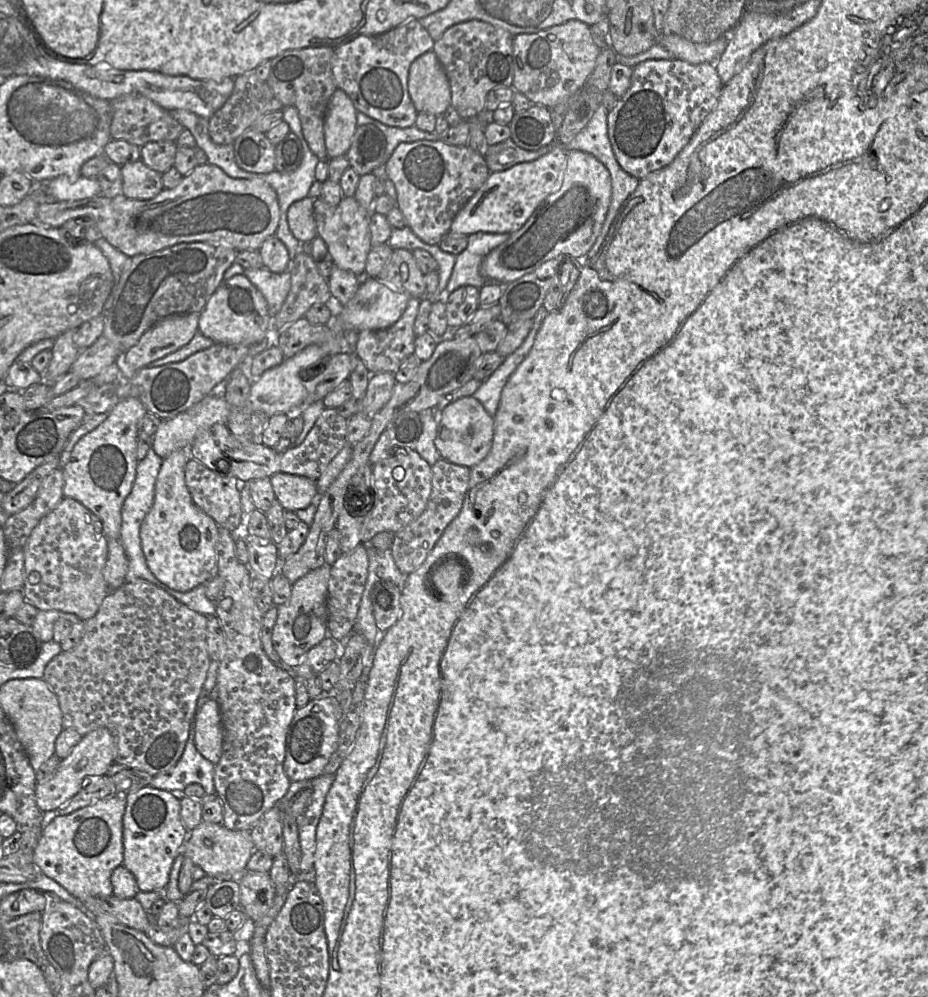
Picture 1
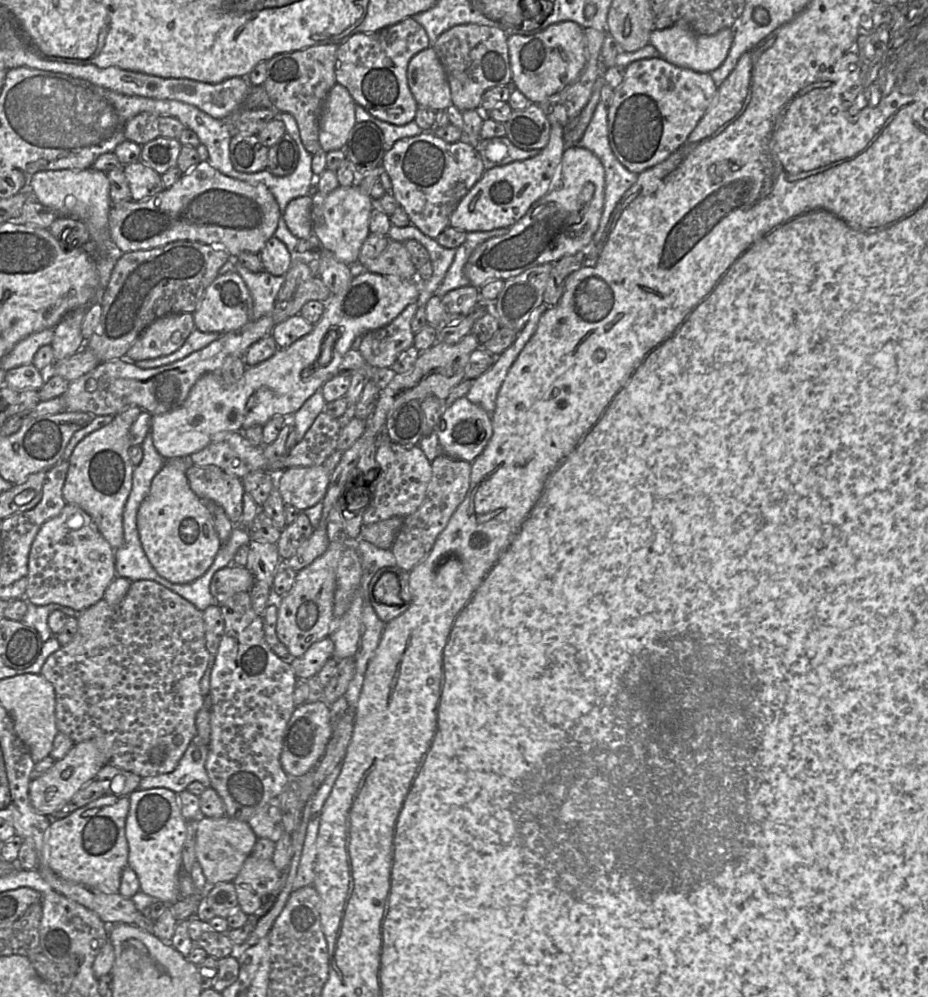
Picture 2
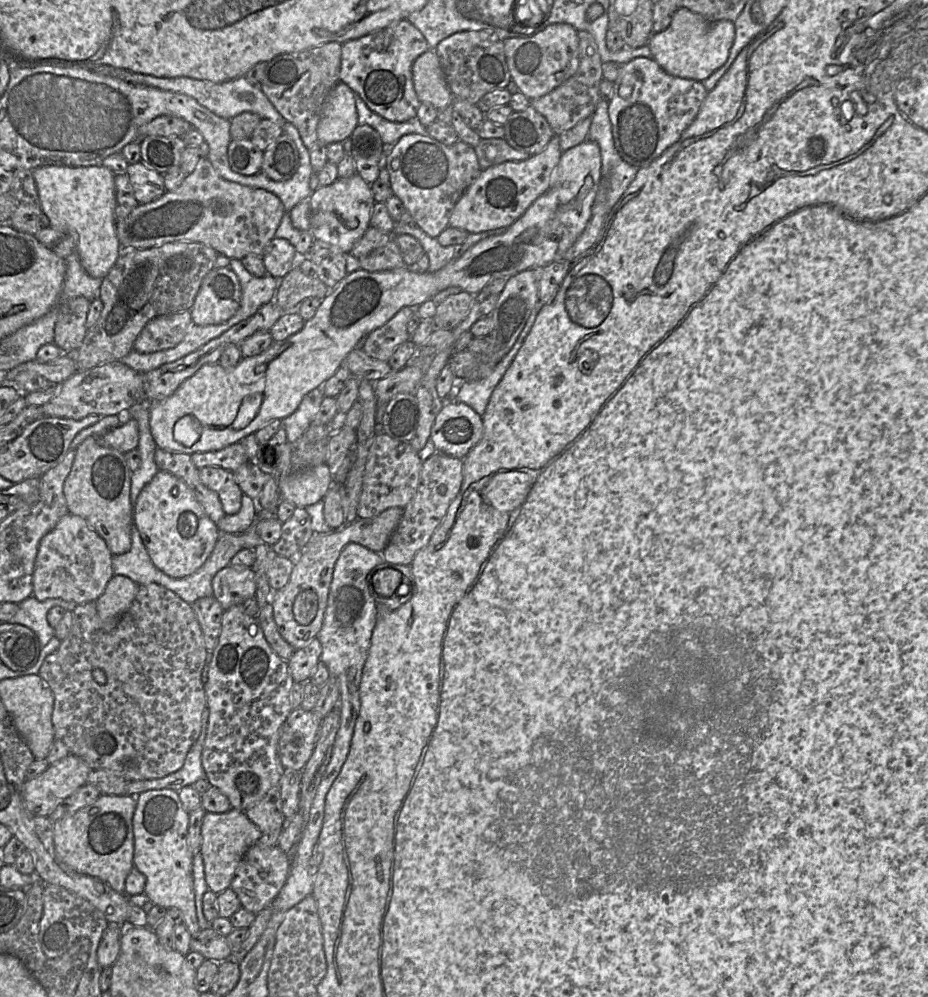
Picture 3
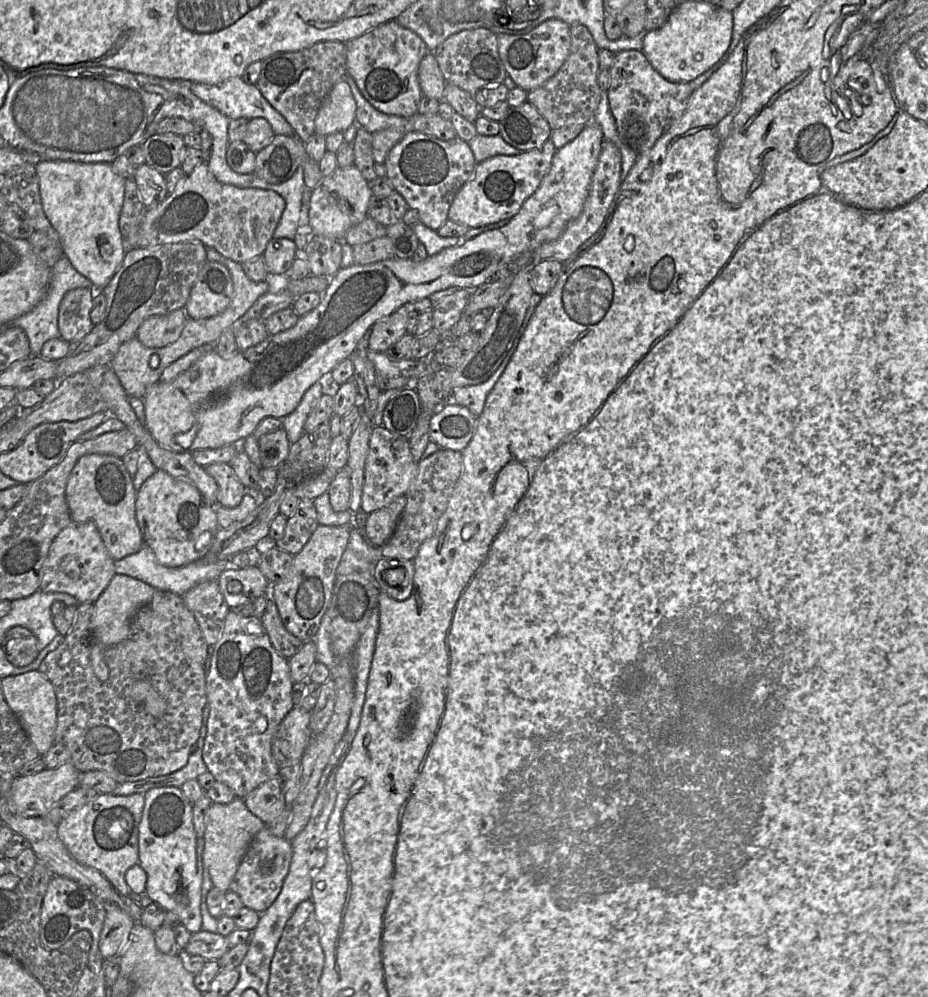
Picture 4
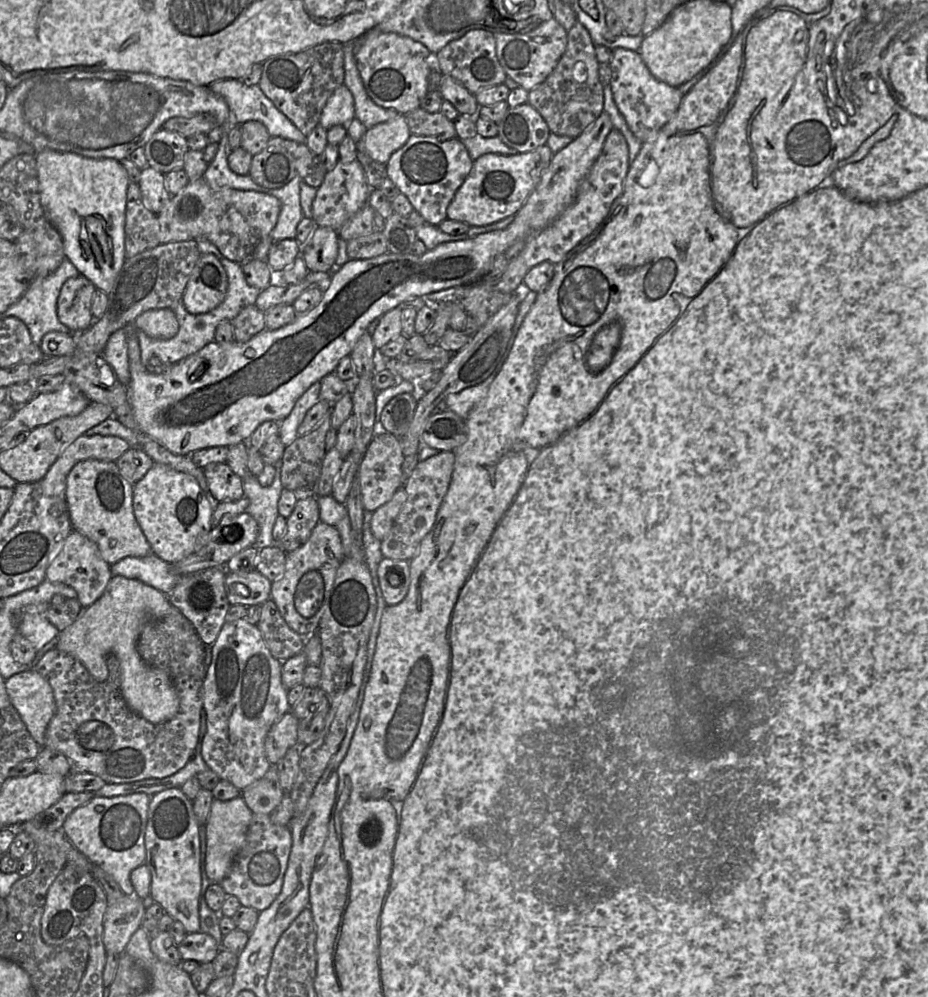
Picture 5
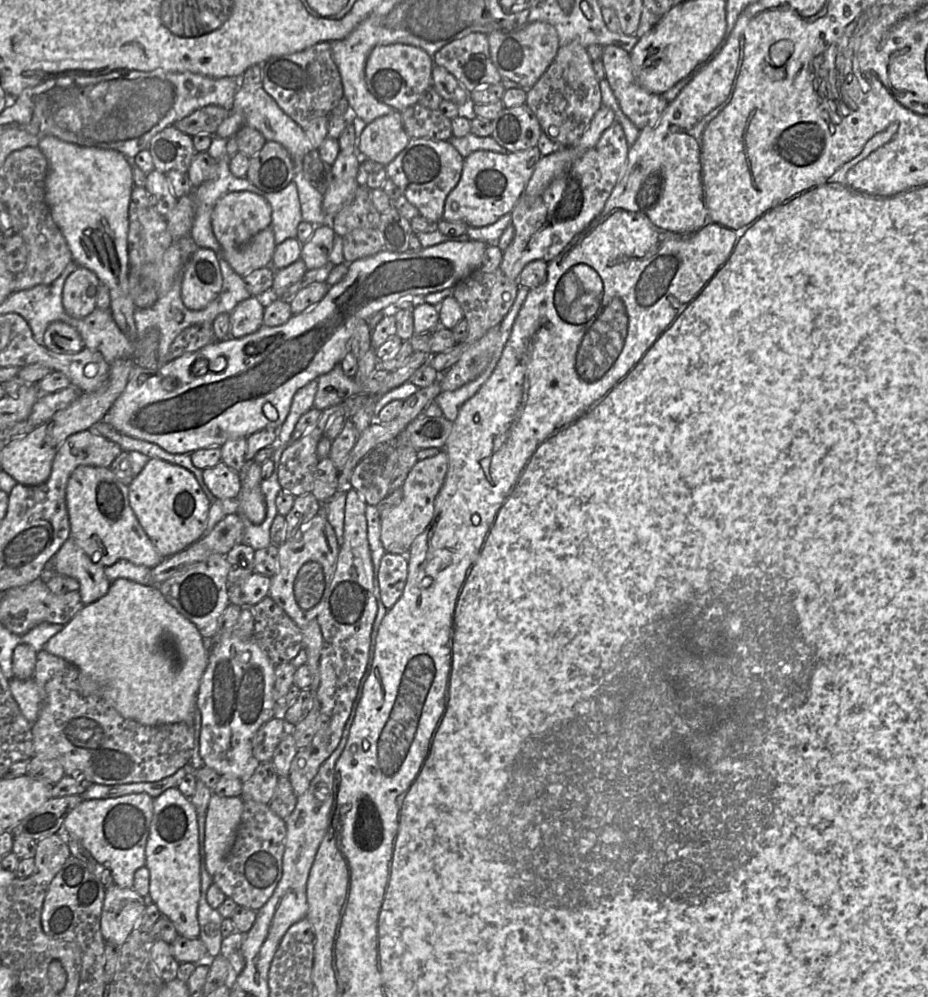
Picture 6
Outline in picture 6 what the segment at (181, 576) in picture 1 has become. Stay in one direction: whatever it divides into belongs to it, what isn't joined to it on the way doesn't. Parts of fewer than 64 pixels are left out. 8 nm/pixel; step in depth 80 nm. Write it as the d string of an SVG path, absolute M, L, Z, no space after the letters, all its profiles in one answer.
M150 458L128 486L128 497L139 524L162 556L176 555L202 537L211 501L187 469Z

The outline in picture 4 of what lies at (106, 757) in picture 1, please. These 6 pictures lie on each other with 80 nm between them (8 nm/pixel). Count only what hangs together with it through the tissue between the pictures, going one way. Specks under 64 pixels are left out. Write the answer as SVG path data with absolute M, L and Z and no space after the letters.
M71 762L30 776L17 776L11 785L9 809L24 817L44 817L79 786L80 772Z

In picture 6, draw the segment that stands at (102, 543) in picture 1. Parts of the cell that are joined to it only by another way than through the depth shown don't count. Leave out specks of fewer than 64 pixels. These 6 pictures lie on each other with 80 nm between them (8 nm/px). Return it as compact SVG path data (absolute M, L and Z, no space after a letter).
M70 537L52 557L52 572L78 581L78 592L84 606L104 597L111 584L104 567L94 564Z

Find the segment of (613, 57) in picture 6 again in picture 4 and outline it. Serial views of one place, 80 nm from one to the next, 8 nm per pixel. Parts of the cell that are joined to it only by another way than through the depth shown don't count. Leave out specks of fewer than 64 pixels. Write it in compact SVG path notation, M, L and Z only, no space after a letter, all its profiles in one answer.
M642 51L614 53L610 69L608 100L621 141L638 156L656 141L684 114L693 89L688 83L673 83L663 78Z

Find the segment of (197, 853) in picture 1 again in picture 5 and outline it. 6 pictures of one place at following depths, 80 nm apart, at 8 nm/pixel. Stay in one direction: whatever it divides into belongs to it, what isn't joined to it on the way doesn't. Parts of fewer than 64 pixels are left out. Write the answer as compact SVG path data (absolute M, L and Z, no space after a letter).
M240 796L220 801L213 798L206 826L205 869L212 883L220 883L229 873L235 857L242 848L253 812Z

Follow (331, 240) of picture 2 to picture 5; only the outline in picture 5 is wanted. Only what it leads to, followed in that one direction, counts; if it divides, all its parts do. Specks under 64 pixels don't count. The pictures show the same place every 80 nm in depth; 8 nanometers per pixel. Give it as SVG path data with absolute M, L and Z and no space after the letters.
M357 159L349 163L338 161L336 166L327 172L323 183L317 188L312 204L312 219L316 227L329 227L338 232L348 219L369 203L371 190L362 165Z

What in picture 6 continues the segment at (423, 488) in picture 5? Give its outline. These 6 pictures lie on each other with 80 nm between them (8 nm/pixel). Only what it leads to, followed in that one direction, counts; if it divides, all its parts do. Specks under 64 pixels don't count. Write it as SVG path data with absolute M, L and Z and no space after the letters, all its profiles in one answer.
M440 451L433 457L418 460L409 471L402 485L403 499L393 508L381 508L380 539L384 550L392 554L407 555L411 544L420 535L432 520L434 501L442 488L448 470L448 455Z

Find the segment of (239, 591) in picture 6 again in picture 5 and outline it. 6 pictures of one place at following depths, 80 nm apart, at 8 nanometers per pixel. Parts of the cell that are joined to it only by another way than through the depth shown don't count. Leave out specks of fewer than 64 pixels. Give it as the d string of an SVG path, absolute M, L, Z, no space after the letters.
M256 569L250 573L228 573L225 591L230 605L262 605L270 599L272 582Z

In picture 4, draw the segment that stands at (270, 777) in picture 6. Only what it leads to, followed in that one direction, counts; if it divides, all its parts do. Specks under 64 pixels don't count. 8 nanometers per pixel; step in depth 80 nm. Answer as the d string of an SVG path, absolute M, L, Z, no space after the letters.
M278 777L271 778L255 788L244 798L244 802L248 810L266 826L287 807Z

